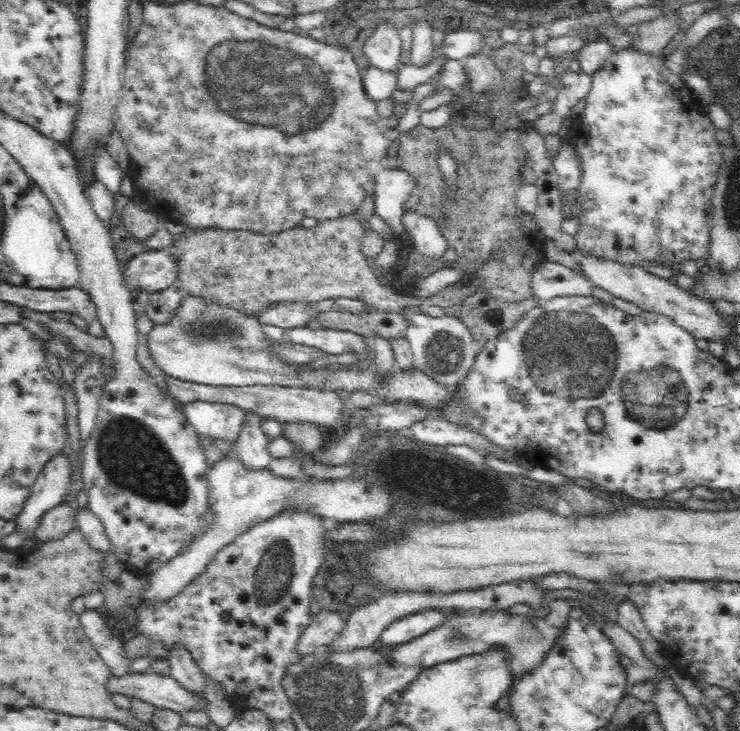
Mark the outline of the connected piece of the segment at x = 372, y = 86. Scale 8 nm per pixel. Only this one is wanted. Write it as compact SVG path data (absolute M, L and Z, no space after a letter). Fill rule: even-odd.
M373 65L361 70L361 83L363 84L363 95L370 102L382 102L394 96L400 84L400 74L403 65L394 70L384 70Z

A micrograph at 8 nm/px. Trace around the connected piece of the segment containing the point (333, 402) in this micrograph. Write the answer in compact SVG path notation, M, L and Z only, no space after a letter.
M167 378L168 388L174 394L178 403L183 405L202 403L219 403L243 408L247 413L256 416L270 417L288 424L306 423L325 428L327 426L341 426L339 414L344 408L342 401L336 393L328 390L299 390L299 388L280 388L279 386L246 386L234 388L230 386L212 386L182 382L174 378Z

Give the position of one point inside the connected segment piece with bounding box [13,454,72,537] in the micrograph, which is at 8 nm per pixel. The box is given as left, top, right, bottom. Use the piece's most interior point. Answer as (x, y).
(48, 491)

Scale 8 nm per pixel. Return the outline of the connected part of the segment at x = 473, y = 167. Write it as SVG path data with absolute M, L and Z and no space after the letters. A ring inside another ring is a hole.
M502 41L502 44L498 48L492 48L491 59L494 62L494 67L498 70L498 73L501 74L501 79L497 85L492 85L487 89L484 89L481 92L481 98L483 98L483 109L480 109L476 103L465 104L462 108L458 108L456 111L452 111L449 114L449 118L446 123L443 125L438 125L436 128L426 126L426 120L420 125L415 126L405 132L404 134L399 135L391 148L391 156L393 162L398 162L397 168L402 169L408 176L411 177L413 182L413 187L411 193L407 196L407 199L402 203L402 212L403 216L406 214L417 214L418 216L425 216L426 218L431 218L438 225L439 231L442 233L444 240L447 242L446 252L442 256L429 256L426 251L422 251L422 247L418 245L416 237L414 237L414 231L412 229L407 229L404 226L404 229L407 231L407 235L404 235L402 238L397 239L398 244L398 260L396 260L395 265L391 269L391 273L395 276L395 281L392 282L393 290L396 294L408 295L410 296L413 290L418 288L418 285L424 283L428 278L432 277L436 272L439 272L443 269L450 269L458 273L460 280L457 284L464 285L466 287L476 287L477 291L486 292L486 295L494 300L501 302L502 304L514 304L520 305L522 302L535 298L535 285L534 285L534 276L536 270L539 270L542 263L546 262L546 254L542 252L543 249L543 239L546 238L546 233L542 232L540 225L538 225L538 219L534 217L533 213L526 212L520 208L518 205L518 192L522 190L524 186L524 168L528 165L528 149L526 149L526 139L524 136L528 134L528 130L533 130L533 123L526 122L526 119L522 118L522 113L516 110L516 104L522 100L522 90L524 90L524 84L529 79L529 75L524 69L524 56L526 56L526 48L524 44L521 44L520 41L516 42L505 42ZM440 156L449 156L455 164L455 169L453 170L453 176L455 179L452 181L446 172L440 169L438 165L438 158Z

